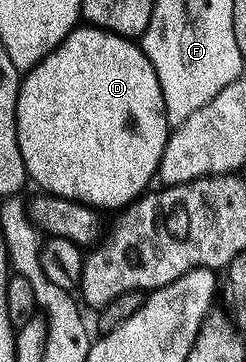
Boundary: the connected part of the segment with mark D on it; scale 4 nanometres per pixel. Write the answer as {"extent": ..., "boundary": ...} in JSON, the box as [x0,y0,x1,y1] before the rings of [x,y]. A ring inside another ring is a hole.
{"extent":[17,26,171,210],"boundary":[[[92,26],[74,28],[67,34],[67,38],[63,38],[63,42],[59,42],[59,46],[52,48],[40,62],[24,73],[21,89],[17,95],[17,141],[19,150],[23,154],[26,177],[32,183],[34,180],[41,187],[38,189],[42,193],[77,200],[80,204],[87,204],[90,208],[98,210],[124,209],[152,185],[149,183],[157,176],[157,167],[163,158],[163,150],[170,131],[171,126],[167,122],[167,114],[163,106],[163,90],[159,90],[159,78],[155,78],[155,70],[146,58],[140,43],[134,42],[127,36],[116,36],[114,32],[108,32],[102,28]]]}

